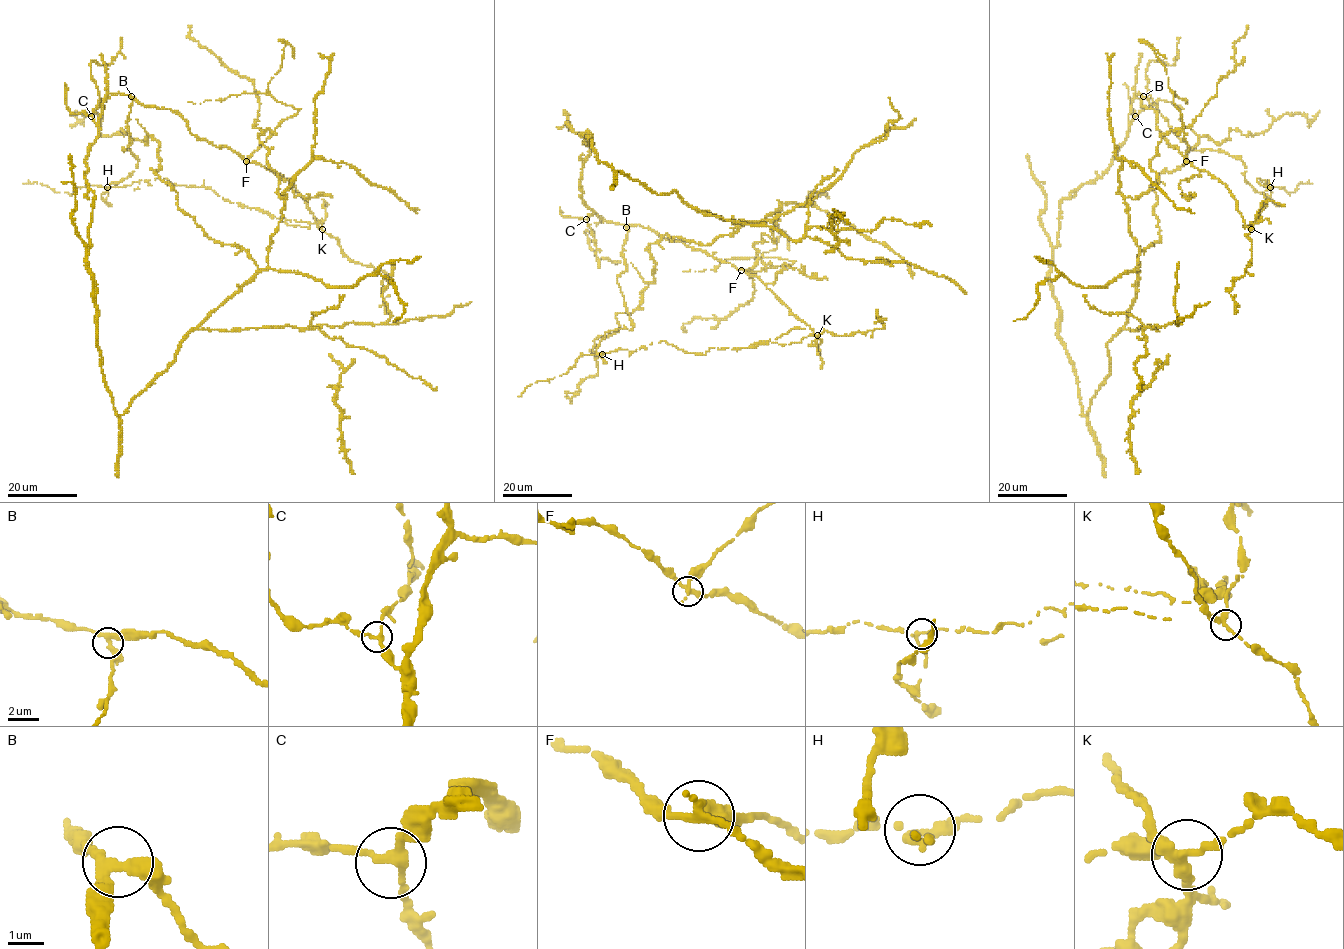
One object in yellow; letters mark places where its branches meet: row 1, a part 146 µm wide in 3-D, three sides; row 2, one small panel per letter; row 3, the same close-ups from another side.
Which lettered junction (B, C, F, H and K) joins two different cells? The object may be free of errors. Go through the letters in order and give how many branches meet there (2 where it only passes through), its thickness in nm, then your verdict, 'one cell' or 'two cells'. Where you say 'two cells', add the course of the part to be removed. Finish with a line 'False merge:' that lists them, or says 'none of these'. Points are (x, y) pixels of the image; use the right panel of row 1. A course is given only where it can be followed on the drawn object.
B: branches 3; calibre 280 nm; one cell
C: branches 3; calibre 240 nm; one cell
F: branches 3; calibre 240 nm; two cells; course (1186, 161), (1188, 145), (1184, 138), (1181, 114), (1168, 87), (1167, 71), (1153, 46), (1145, 41), (1166, 58)
H: branches 3; calibre 240 nm; one cell
K: branches 3; calibre 280 nm; one cell
False merge: F

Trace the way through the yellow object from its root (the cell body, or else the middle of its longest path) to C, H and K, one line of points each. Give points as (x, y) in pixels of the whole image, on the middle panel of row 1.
C: (761, 236), (764, 240), (754, 245), (767, 268), (751, 272), (638, 225), (607, 222), (595, 212), (586, 219)
H: (761, 236), (767, 268), (751, 272), (629, 225), (616, 280), (634, 325), (607, 332), (602, 354)
K: (761, 236), (764, 240), (754, 245), (767, 268), (755, 272), (742, 269), (755, 275), (792, 314), (817, 335)

